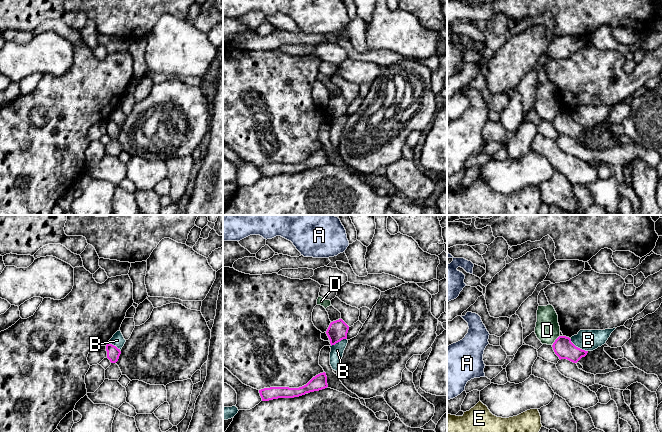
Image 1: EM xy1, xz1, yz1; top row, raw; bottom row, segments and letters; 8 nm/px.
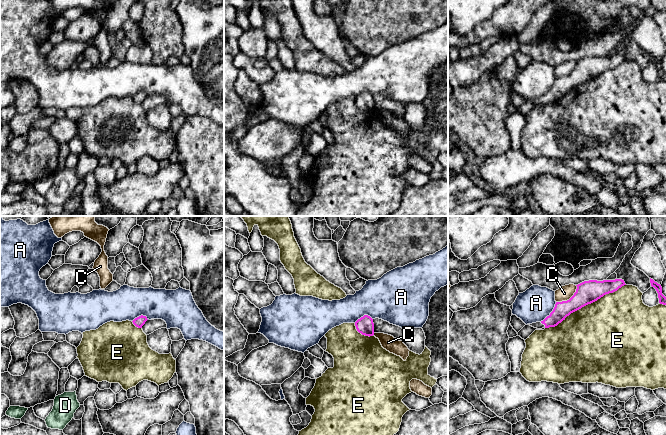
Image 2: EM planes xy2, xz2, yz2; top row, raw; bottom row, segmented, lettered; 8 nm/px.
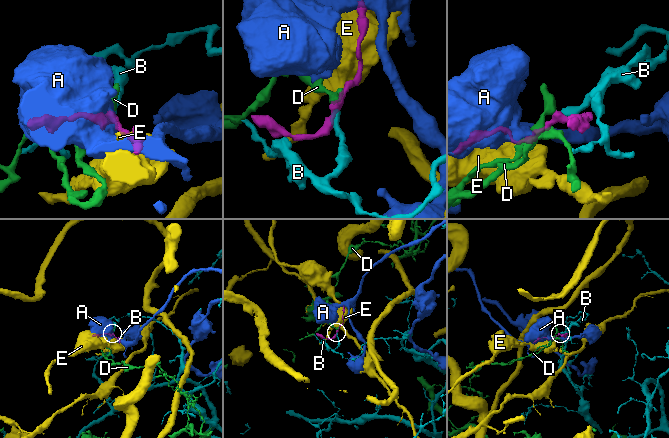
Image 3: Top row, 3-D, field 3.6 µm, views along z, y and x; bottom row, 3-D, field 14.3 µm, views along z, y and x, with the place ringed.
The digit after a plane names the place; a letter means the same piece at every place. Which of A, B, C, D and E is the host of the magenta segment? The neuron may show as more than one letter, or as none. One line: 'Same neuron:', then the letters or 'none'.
Same neuron: none

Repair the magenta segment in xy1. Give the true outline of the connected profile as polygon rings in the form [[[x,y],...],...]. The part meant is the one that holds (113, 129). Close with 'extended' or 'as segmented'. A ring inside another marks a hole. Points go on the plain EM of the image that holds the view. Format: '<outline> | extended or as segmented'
[[[107,120],[106,127],[107,127],[107,134],[110,136],[110,138],[116,139],[121,130],[120,125],[118,125],[116,122],[114,122],[112,120]]] | as segmented

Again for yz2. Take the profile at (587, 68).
[[[622,55],[584,57],[576,61],[576,68],[569,76],[556,78],[553,87],[543,97],[527,101],[537,105],[555,103],[571,89],[597,77],[606,70],[617,67],[624,61],[626,60]]] | extended

